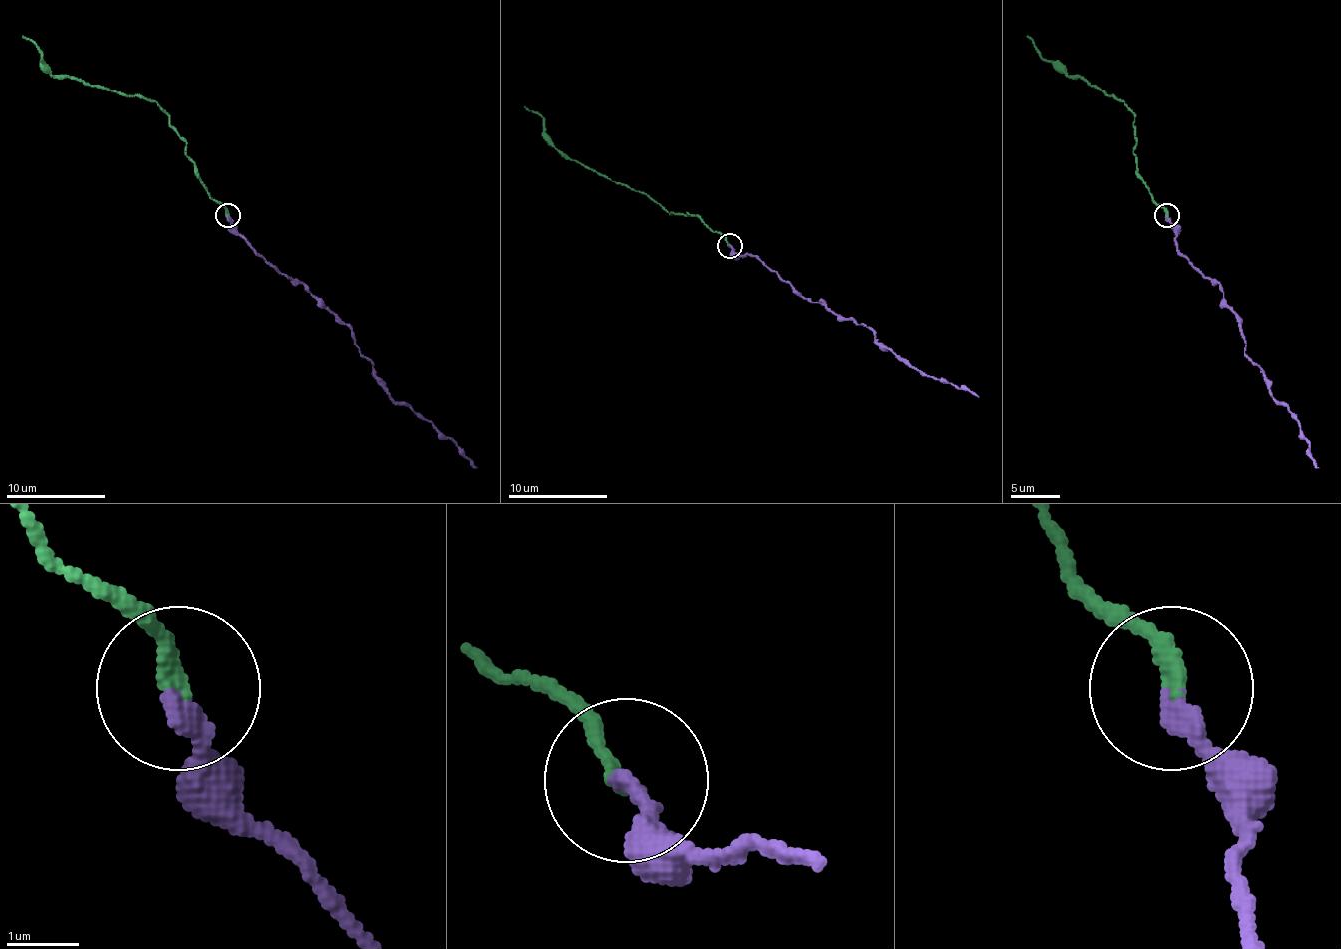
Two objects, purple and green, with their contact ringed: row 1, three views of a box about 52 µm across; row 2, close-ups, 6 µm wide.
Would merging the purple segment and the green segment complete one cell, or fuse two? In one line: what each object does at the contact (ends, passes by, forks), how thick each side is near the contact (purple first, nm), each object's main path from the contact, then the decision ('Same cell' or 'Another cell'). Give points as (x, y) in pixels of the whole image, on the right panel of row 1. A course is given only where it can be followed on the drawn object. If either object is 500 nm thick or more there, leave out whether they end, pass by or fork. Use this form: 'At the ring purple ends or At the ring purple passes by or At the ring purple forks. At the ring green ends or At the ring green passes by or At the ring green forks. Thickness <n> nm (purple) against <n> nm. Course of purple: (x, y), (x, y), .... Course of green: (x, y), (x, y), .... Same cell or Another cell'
At the ring purple ends. At the ring green ends. Thickness 280 nm (purple) against 220 nm. Course of purple: (1167, 216), (1177, 233), (1177, 248), (1219, 285), (1241, 332), (1244, 352), (1296, 416), (1318, 468). Course of green: (1167, 216), (1137, 171), (1132, 146), (1135, 114), (1083, 77), (1070, 77), (1053, 65), (1026, 35). Same cell

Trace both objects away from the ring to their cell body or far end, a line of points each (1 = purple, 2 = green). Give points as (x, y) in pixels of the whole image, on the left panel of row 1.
1: (228, 216), (253, 248), (352, 332), (394, 401), (424, 416), (476, 468)
2: (228, 216), (196, 171), (167, 114), (142, 97), (55, 77), (23, 35)

